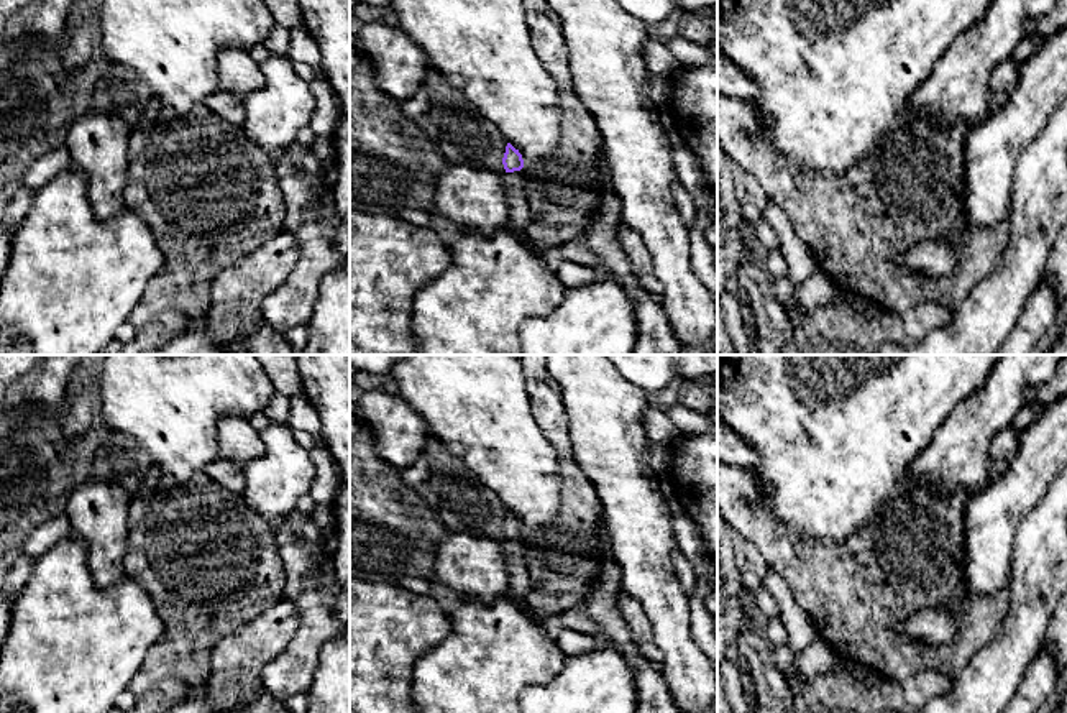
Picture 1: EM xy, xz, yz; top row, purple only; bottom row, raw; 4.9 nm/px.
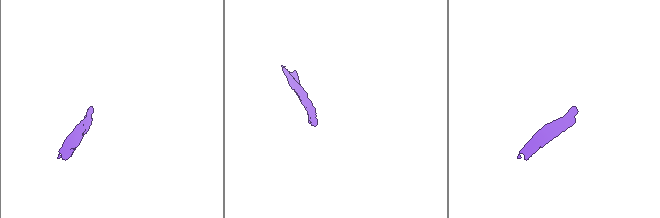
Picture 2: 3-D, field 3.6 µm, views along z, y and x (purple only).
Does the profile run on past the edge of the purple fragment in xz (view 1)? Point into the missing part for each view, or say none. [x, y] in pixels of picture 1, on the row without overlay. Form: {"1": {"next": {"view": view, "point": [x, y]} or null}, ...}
{"1": {"next": {"view": "xz", "point": [514, 551]}}}

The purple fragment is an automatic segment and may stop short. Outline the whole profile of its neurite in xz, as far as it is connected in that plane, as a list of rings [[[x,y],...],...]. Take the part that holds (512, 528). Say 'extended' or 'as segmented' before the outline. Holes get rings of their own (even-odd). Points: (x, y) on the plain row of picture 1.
extended; [[[511,511],[506,514],[502,532],[506,537],[502,554],[509,570],[509,595],[519,606],[534,614],[525,605],[525,595],[530,591],[530,577],[527,570],[525,545],[522,542],[524,527],[519,518]]]

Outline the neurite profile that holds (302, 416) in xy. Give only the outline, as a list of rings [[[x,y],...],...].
[[[300,396],[291,398],[289,417],[286,426],[294,430],[302,430],[322,440],[322,422],[314,406]]]

